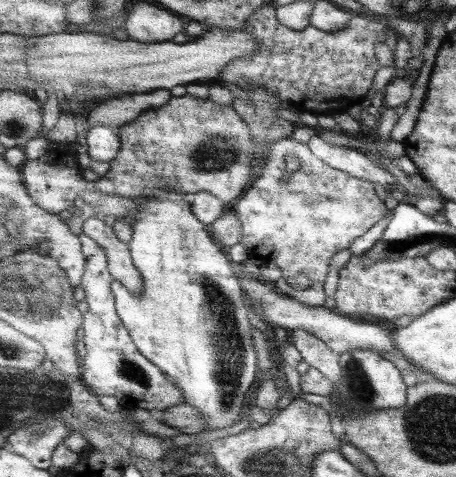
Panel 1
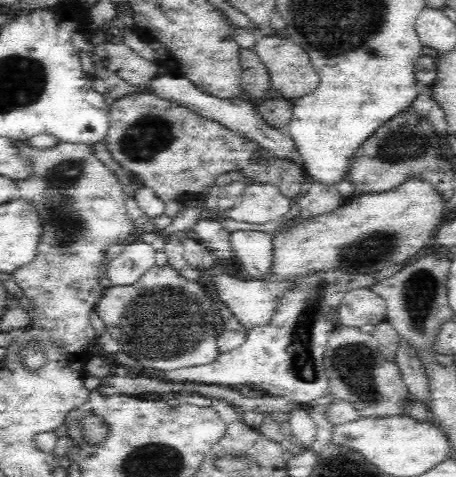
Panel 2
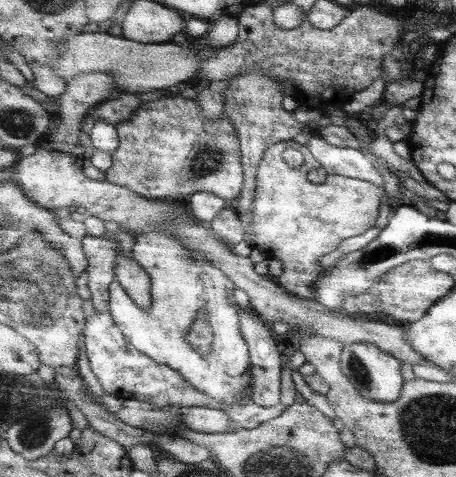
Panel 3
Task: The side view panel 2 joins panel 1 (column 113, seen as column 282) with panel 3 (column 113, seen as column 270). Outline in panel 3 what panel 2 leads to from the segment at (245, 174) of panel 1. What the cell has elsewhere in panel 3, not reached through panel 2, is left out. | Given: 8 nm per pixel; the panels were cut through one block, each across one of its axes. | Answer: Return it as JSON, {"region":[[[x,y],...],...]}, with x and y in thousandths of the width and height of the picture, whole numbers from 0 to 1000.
{"region":[[[393,197],[353,201],[340,214],[318,214],[292,247],[265,256],[261,273],[261,314],[248,323],[248,348],[239,352],[235,382],[248,390],[279,394],[318,411],[322,419],[410,419],[432,403],[467,403],[493,419],[515,419],[533,398],[533,344],[524,335],[524,281],[507,260],[502,243],[485,243],[463,264],[463,252],[450,243],[445,222],[432,210],[410,210]]]}

